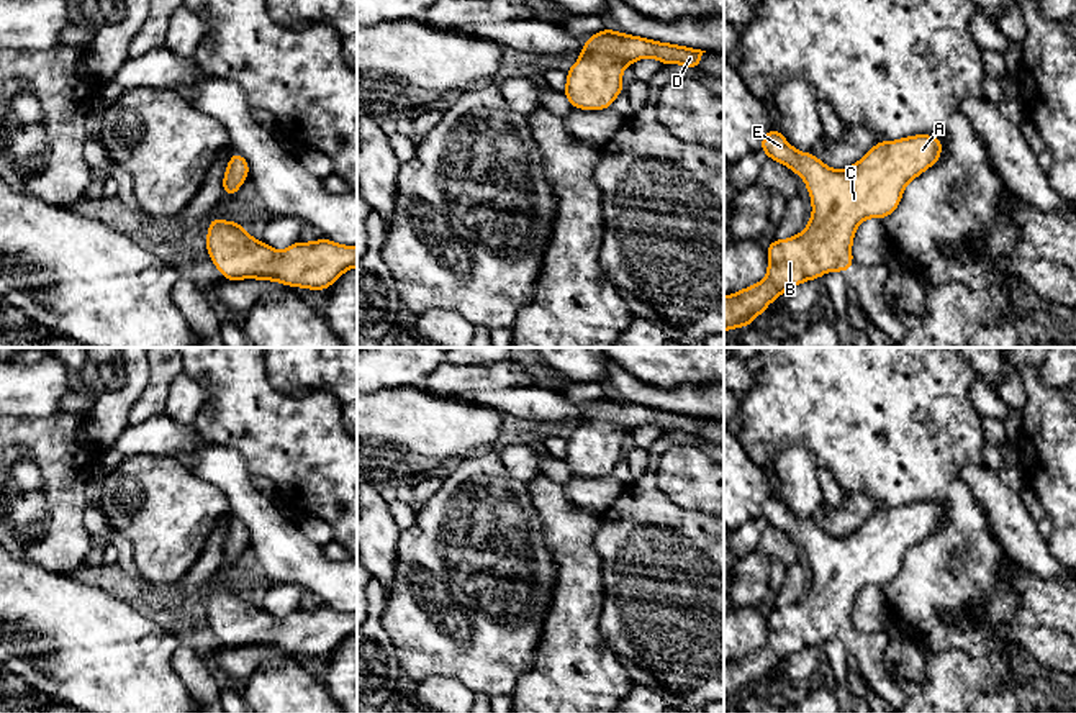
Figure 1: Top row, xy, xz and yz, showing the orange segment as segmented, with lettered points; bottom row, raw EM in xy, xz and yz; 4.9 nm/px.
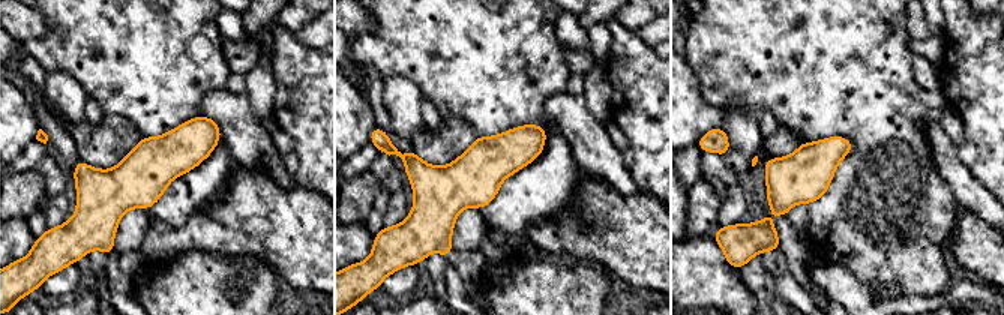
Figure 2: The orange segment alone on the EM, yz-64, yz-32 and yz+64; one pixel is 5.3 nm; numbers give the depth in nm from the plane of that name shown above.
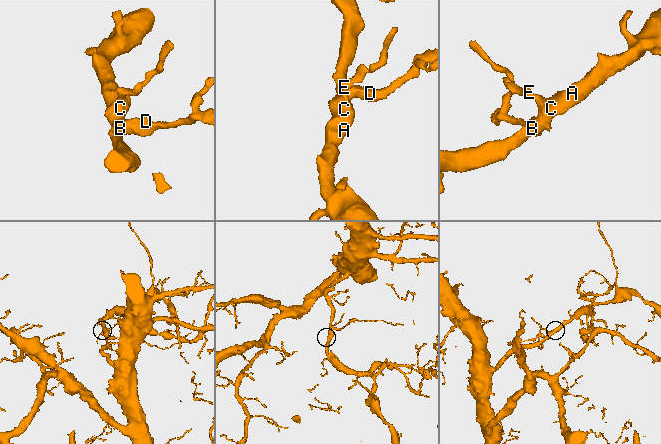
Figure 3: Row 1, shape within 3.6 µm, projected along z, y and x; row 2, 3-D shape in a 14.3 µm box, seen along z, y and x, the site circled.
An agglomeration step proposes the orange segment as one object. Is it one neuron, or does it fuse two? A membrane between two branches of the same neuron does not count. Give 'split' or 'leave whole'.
leave whole

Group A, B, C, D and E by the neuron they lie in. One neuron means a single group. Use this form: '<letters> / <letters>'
A B C D E

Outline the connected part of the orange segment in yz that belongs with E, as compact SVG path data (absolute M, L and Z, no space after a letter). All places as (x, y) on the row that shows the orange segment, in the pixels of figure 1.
M768 129L760 151L801 175L812 202L812 218L801 234L766 246L768 272L757 285L724 297L724 333L745 328L783 292L829 270L845 274L853 264L852 241L865 218L883 220L901 203L904 187L937 164L943 143L914 134L879 141L848 169L827 167L812 152L796 151L780 129Z

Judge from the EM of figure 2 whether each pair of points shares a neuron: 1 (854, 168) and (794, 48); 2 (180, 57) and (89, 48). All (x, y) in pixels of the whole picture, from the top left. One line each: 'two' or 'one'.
1: one
2: one

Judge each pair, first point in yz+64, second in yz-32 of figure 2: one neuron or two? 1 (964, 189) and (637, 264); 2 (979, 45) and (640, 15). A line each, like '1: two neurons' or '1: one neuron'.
1: two neurons
2: two neurons

